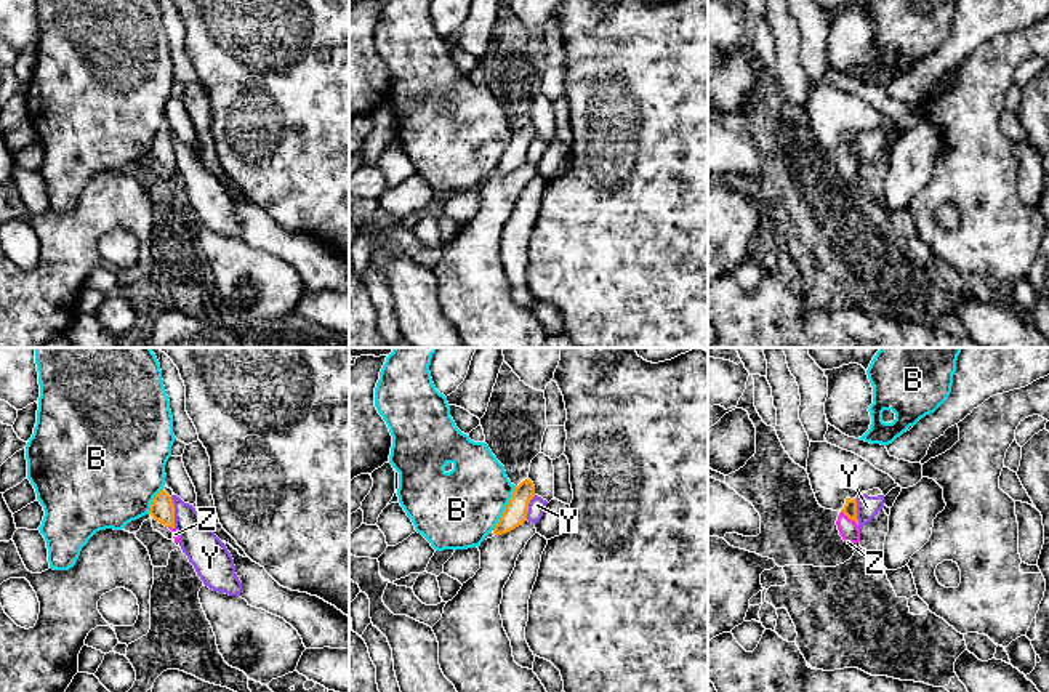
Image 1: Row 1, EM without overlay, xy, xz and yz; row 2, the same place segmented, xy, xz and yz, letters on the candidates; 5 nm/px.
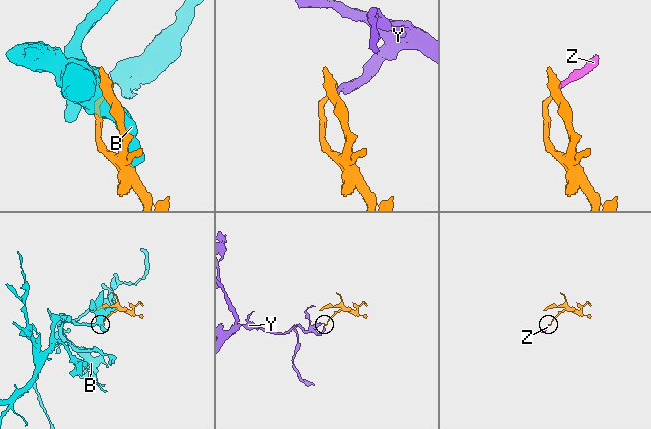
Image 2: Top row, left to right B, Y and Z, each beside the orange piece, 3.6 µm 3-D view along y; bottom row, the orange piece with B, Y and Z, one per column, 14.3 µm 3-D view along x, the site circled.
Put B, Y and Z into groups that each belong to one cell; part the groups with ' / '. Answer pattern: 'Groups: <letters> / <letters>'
Groups: B / Y / Z

